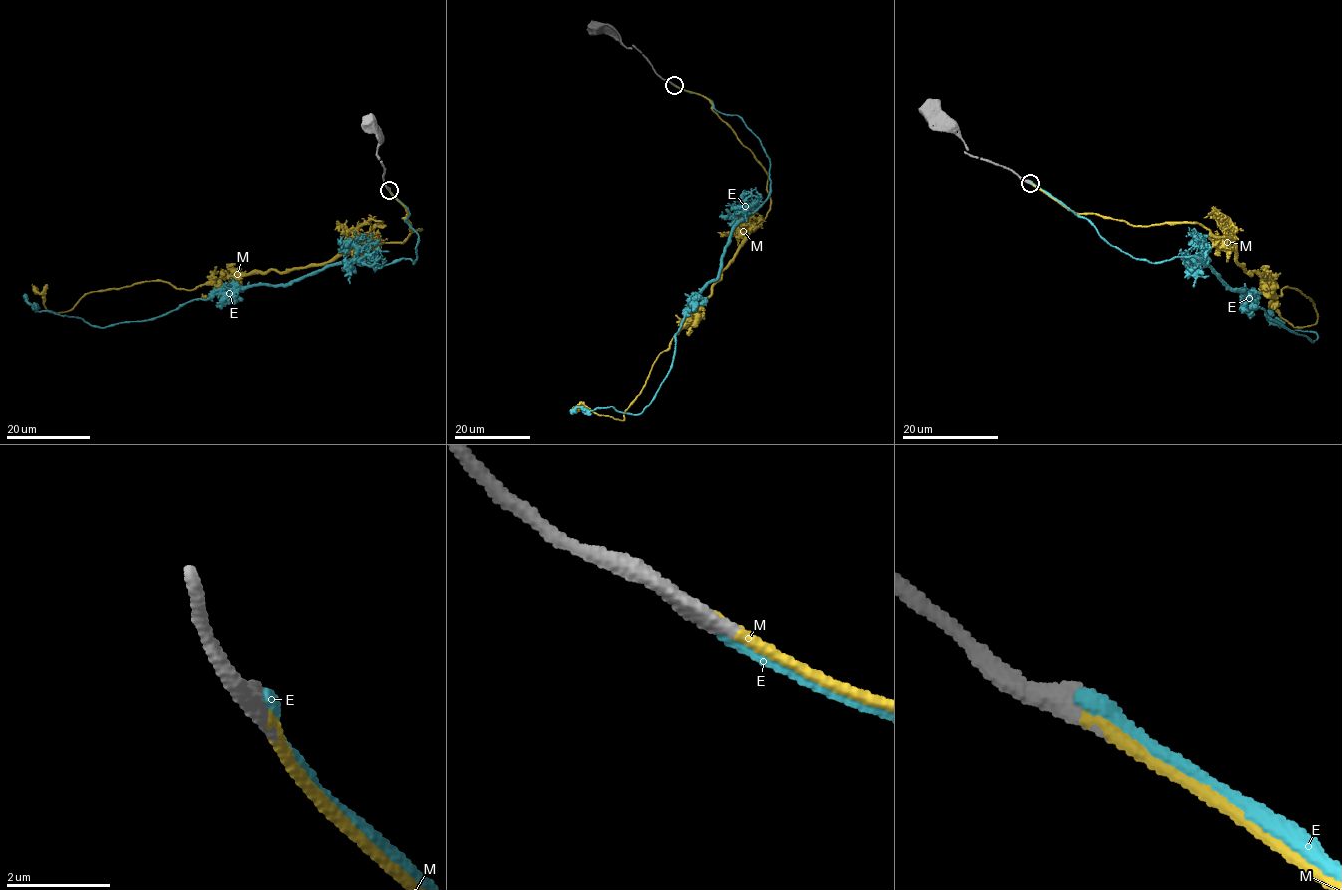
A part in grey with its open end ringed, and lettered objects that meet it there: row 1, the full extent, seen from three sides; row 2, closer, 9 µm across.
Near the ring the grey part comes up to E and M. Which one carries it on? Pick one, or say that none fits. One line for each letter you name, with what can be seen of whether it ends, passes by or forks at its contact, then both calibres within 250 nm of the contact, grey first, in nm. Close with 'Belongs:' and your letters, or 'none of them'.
M: It ends there. Thickness 360 nm (grey) against 240 nm
Belongs: M

